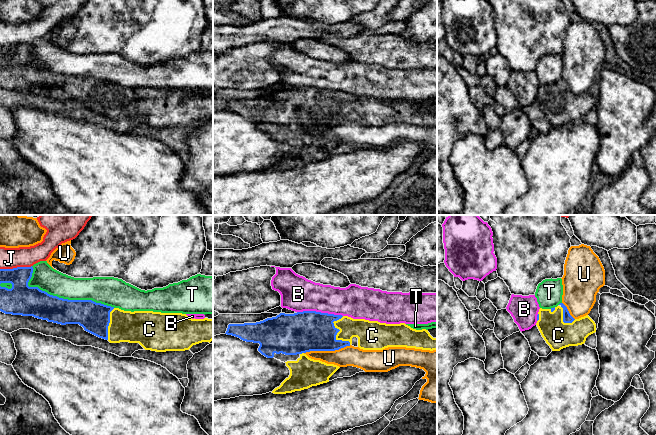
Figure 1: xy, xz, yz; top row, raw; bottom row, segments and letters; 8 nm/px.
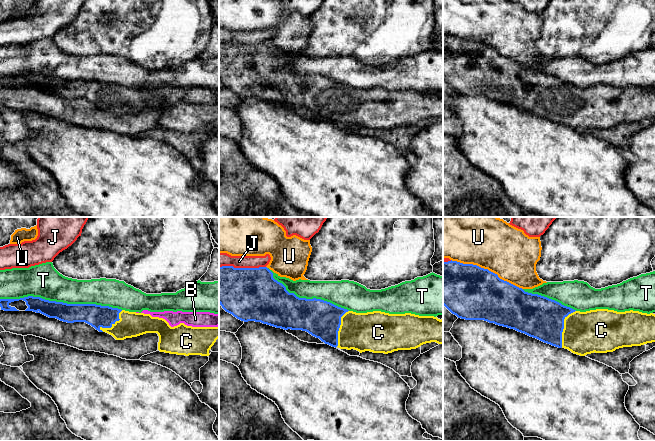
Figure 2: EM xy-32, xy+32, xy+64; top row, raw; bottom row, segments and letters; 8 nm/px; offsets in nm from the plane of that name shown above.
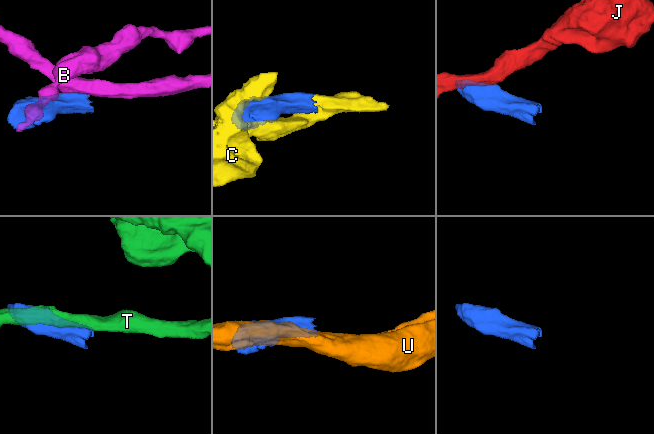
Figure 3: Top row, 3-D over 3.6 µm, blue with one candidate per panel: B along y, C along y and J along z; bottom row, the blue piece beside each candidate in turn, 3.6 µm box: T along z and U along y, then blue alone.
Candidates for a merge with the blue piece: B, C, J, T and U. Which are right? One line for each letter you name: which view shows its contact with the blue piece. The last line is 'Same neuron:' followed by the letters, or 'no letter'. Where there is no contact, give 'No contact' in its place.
C: Touches blue in xz
Same neuron: C

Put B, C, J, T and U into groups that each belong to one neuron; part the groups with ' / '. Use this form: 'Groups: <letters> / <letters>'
Groups: B / C / J / T / U

